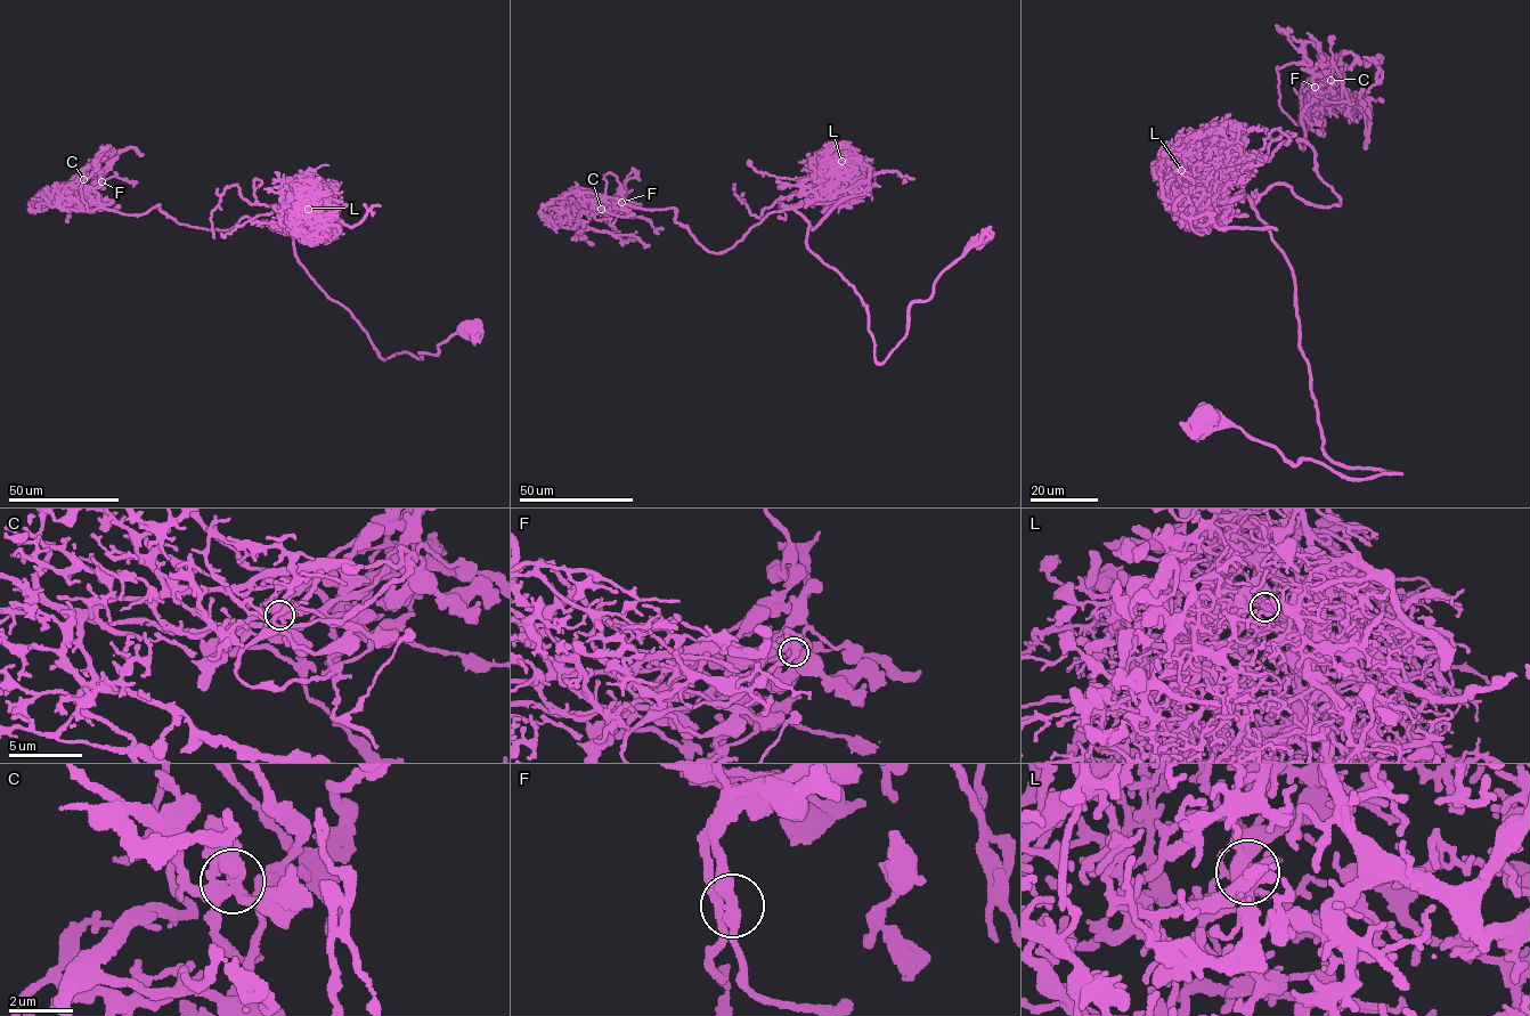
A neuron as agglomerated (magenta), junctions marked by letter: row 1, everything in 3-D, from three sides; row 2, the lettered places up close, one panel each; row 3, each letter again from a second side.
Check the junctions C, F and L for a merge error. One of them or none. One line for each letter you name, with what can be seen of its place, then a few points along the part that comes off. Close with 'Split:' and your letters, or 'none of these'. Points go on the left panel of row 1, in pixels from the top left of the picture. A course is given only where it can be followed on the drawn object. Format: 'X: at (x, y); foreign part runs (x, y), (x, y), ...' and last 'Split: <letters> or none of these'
L: at (308, 209); foreign part runs (308, 209), (292, 202), (268, 205), (249, 203), (237, 185), (227, 186), (212, 211), (214, 238)
Split: L

